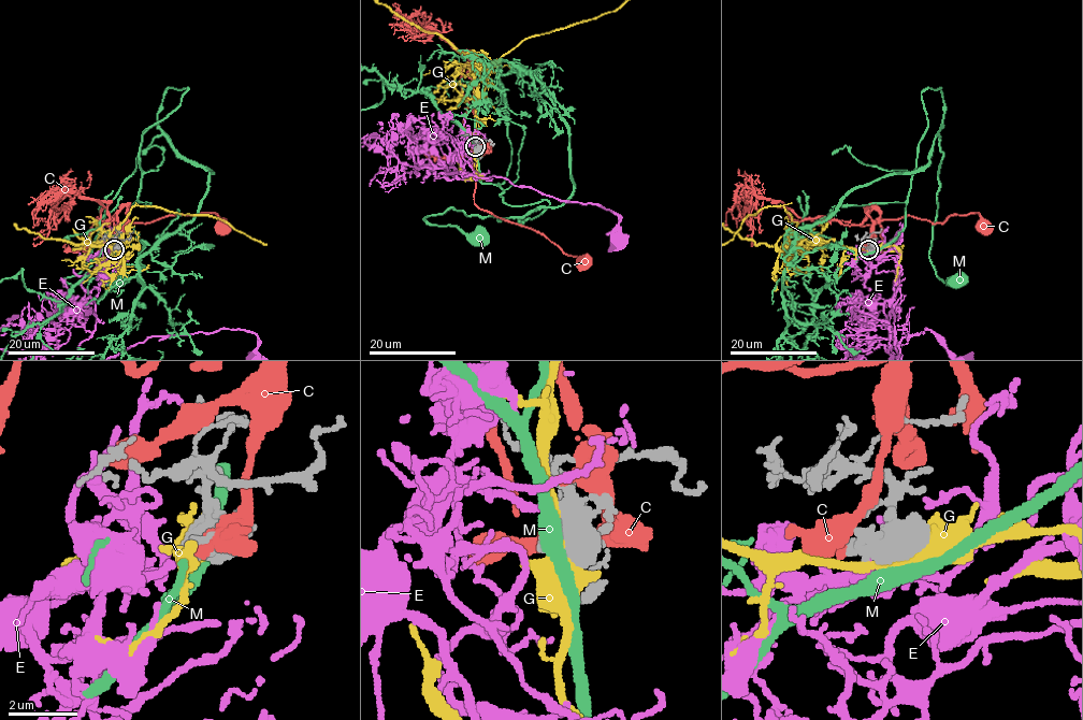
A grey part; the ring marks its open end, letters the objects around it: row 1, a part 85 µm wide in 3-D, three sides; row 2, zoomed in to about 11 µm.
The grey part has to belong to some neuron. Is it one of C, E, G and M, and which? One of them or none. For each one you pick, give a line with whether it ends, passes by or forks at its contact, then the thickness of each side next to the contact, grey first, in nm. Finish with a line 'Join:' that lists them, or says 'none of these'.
E: it ends | 460/200 nm
Join: E

